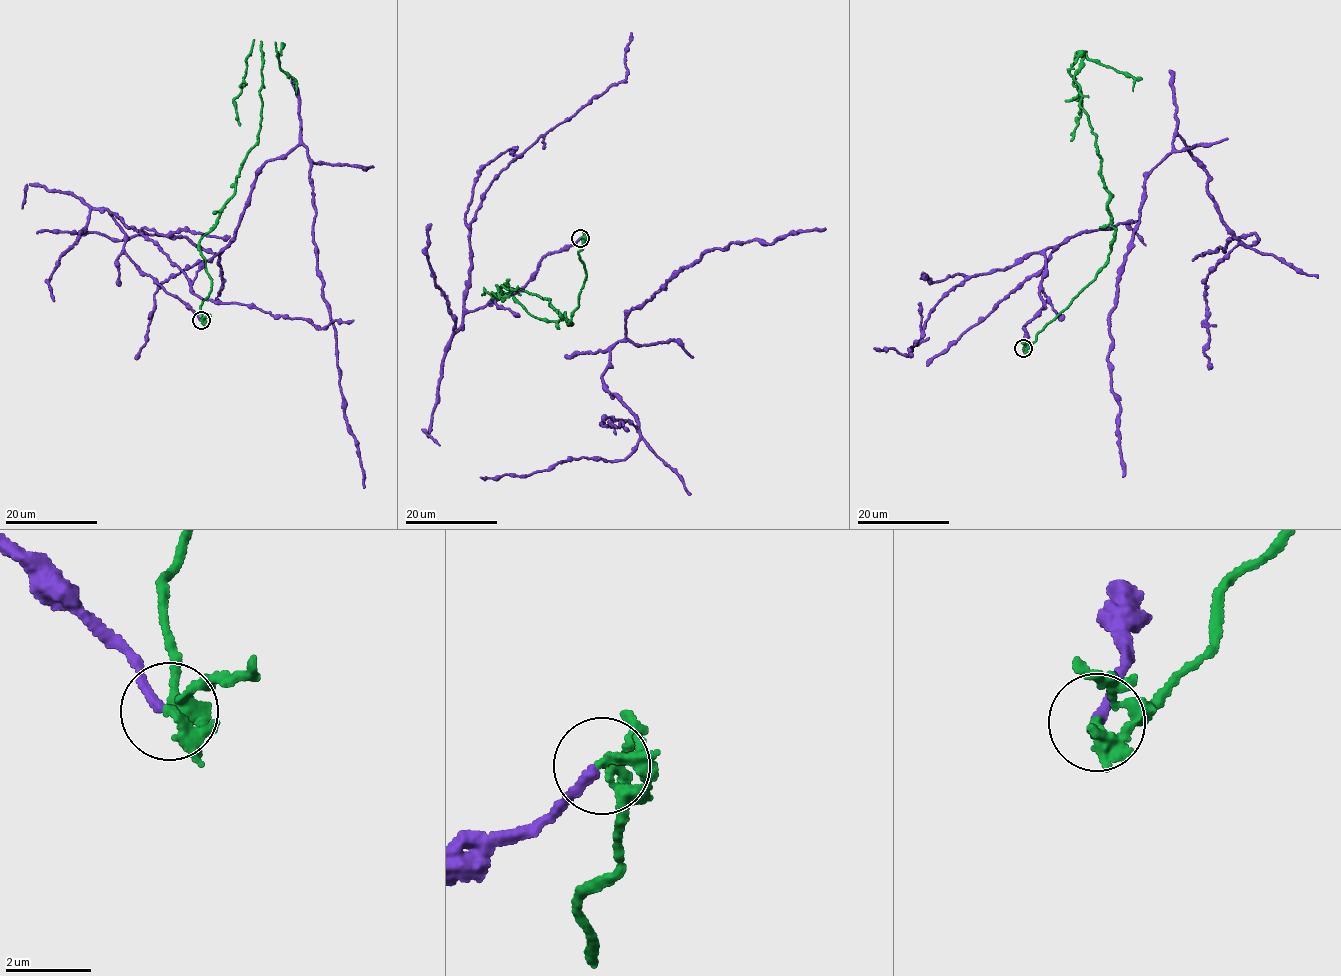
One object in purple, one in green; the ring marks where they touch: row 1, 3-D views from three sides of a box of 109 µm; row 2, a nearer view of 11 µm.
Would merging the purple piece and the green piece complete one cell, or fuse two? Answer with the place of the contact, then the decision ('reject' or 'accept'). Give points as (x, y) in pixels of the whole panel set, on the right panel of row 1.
(1023, 348) | reject

